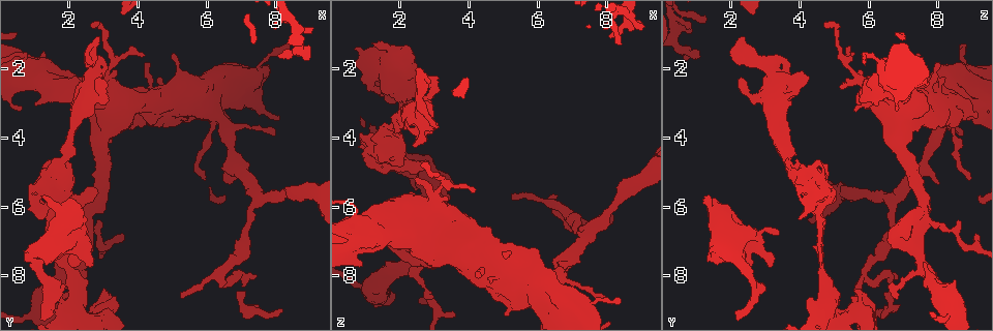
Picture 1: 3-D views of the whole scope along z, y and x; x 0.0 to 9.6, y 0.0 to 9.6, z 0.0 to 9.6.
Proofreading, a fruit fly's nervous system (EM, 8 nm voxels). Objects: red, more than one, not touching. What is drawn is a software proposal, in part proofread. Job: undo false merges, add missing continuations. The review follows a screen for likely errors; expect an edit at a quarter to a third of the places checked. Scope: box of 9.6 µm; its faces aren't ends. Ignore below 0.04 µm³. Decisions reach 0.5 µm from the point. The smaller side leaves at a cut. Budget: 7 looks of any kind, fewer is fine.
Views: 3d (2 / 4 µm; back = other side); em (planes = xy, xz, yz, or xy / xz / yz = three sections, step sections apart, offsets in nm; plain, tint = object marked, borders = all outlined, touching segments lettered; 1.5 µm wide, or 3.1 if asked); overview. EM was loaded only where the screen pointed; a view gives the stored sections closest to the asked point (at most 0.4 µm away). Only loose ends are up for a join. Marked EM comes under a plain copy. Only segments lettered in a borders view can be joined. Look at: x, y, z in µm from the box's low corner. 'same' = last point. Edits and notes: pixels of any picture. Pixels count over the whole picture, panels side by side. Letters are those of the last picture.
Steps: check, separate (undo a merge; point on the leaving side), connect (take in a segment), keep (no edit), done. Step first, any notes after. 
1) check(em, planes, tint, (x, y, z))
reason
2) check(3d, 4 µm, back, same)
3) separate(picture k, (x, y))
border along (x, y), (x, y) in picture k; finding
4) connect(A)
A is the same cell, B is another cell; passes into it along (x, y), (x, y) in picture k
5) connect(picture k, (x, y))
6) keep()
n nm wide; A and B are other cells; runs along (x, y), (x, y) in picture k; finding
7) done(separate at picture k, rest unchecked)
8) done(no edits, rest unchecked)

check(3d, 2 µm, (4.30, 1.80, 8.00))
tapers out

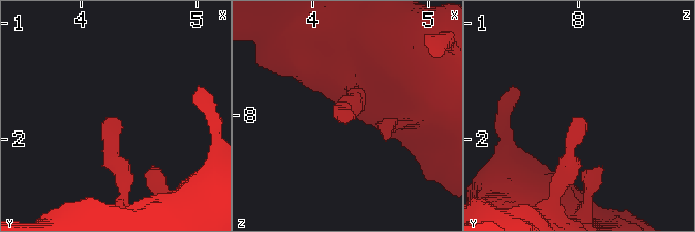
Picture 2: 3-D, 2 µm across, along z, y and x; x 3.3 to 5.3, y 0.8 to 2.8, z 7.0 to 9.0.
check(em, xz, step 8, borders, (4.36, 1.86, 8.06))
shape alone is not enough

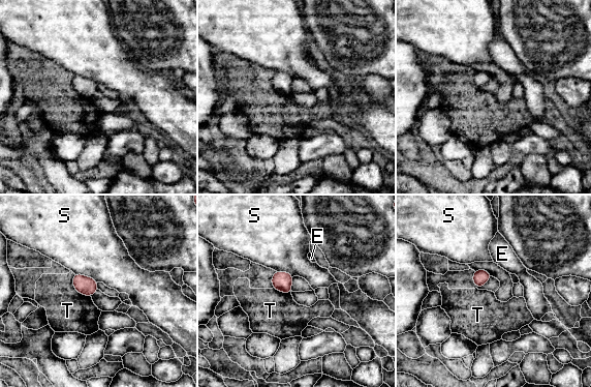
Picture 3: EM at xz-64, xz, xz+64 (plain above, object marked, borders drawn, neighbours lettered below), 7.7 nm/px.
check(em, planes, borders, same)

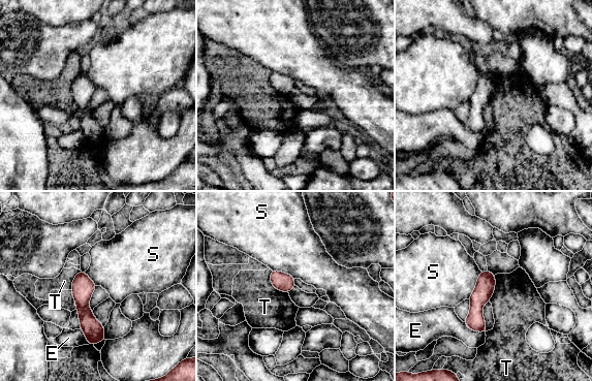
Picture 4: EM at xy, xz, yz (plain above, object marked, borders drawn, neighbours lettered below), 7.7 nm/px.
keep()
140 nm wide; E, S and T are other cells; border along (481, 272), (476, 286), (468, 298) in picture 4; none of them fits

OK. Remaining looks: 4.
check(3d, 4 µm, (1.30, 1.55, 7.10))
stops while still wide

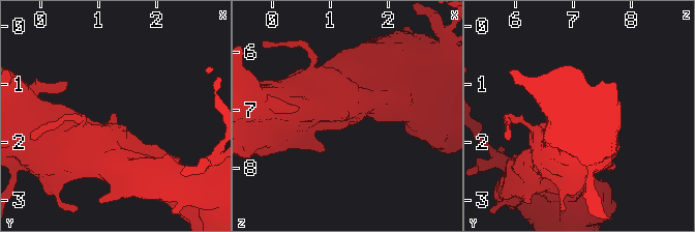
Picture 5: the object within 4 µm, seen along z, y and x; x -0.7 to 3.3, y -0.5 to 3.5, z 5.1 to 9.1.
check(em, xz, step 4, borders, (1.20, 1.50, 7.05))
now the EM

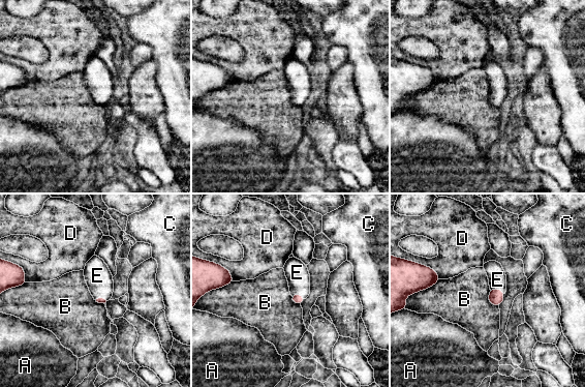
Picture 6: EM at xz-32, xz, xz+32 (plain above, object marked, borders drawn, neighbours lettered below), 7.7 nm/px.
check(em, planes, borders, same)

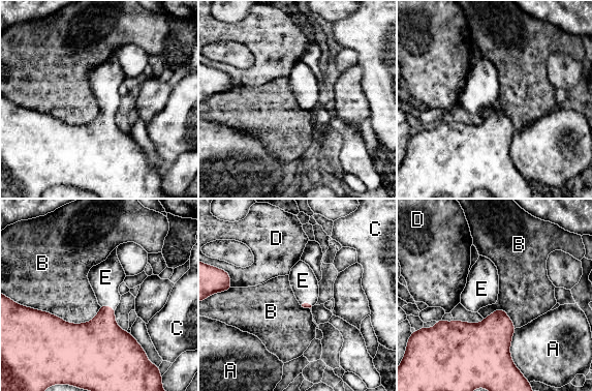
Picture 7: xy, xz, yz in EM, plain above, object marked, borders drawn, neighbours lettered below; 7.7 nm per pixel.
connect(picture 7, (105, 277))
E is the same cell, A, B, C and D are other cells; passes into it along (101, 336), (106, 305), (105, 277) in picture 7; the neuron continues

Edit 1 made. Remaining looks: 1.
done(connect at picture 7, rest unchecked)

